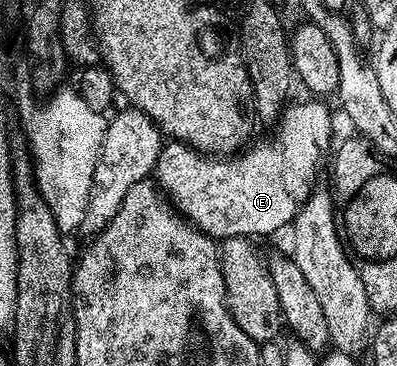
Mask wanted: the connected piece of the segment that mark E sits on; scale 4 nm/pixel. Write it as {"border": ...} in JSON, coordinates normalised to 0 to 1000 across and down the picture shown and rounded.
{"border":[[[778,273],[788,276],[758,276],[738,290],[730,284],[715,301],[703,331],[708,355],[698,363],[698,380],[680,396],[640,393],[625,413],[584,434],[539,434],[534,426],[509,423],[456,385],[428,383],[408,393],[390,464],[395,514],[408,530],[421,533],[453,590],[463,593],[486,623],[504,626],[521,648],[627,653],[640,645],[635,637],[688,637],[715,615],[720,623],[791,514],[788,481],[798,473],[798,437],[809,429],[809,407],[798,396],[814,393],[829,374],[826,292],[809,279],[816,273]]]}

